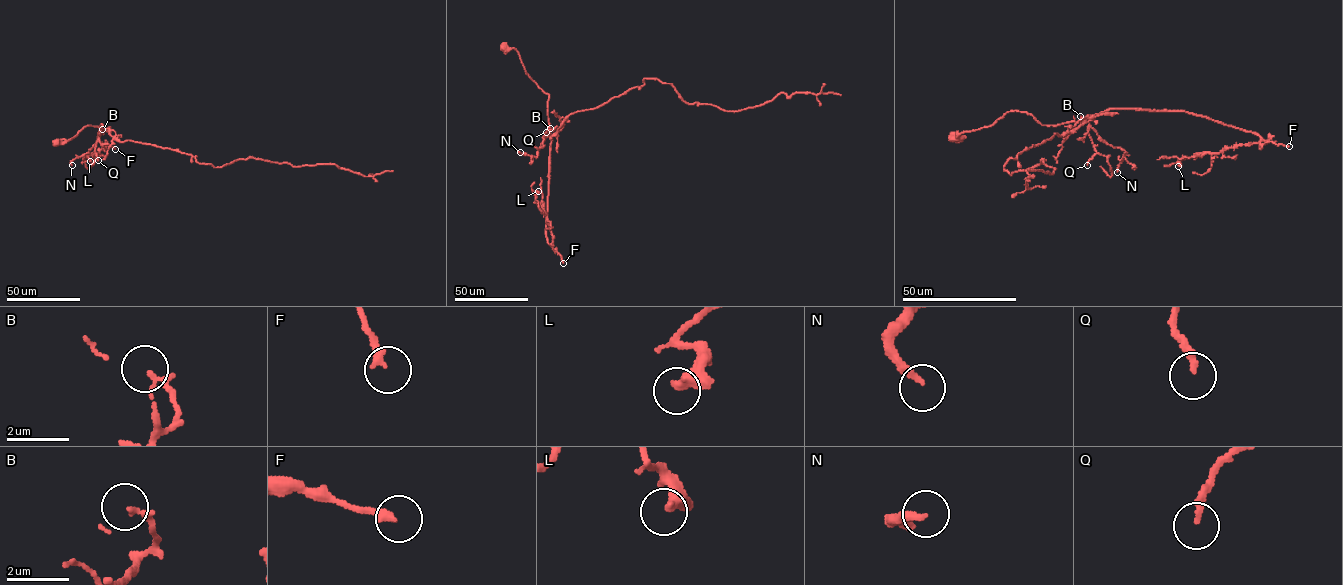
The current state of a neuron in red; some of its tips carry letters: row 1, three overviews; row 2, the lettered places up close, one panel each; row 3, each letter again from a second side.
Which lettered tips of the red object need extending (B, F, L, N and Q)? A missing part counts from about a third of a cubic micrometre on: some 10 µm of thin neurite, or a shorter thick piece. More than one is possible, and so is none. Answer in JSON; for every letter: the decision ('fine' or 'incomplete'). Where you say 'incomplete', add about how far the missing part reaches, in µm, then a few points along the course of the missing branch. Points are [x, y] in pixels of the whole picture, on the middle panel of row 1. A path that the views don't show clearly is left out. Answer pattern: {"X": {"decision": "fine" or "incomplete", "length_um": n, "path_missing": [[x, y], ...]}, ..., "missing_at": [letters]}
{"B": {"decision": "fine"}, "F": {"decision": "fine"}, "L": {"decision": "fine"}, "N": {"decision": "fine"}, "Q": {"decision": "fine"}, "missing_at": []}

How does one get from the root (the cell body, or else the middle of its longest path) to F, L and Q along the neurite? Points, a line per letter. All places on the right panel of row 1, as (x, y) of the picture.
F: (956, 137), (989, 126), (1010, 111), (1056, 125), (1113, 109), (1147, 109), (1204, 116), (1289, 146)
L: (956, 137), (1010, 111), (1056, 125), (1113, 109), (1147, 109), (1204, 116), (1261, 138), (1185, 157), (1178, 166)
Q: (956, 137), (989, 126), (1010, 111), (1026, 112), (1047, 125), (1089, 120), (1096, 153), (1087, 165)

